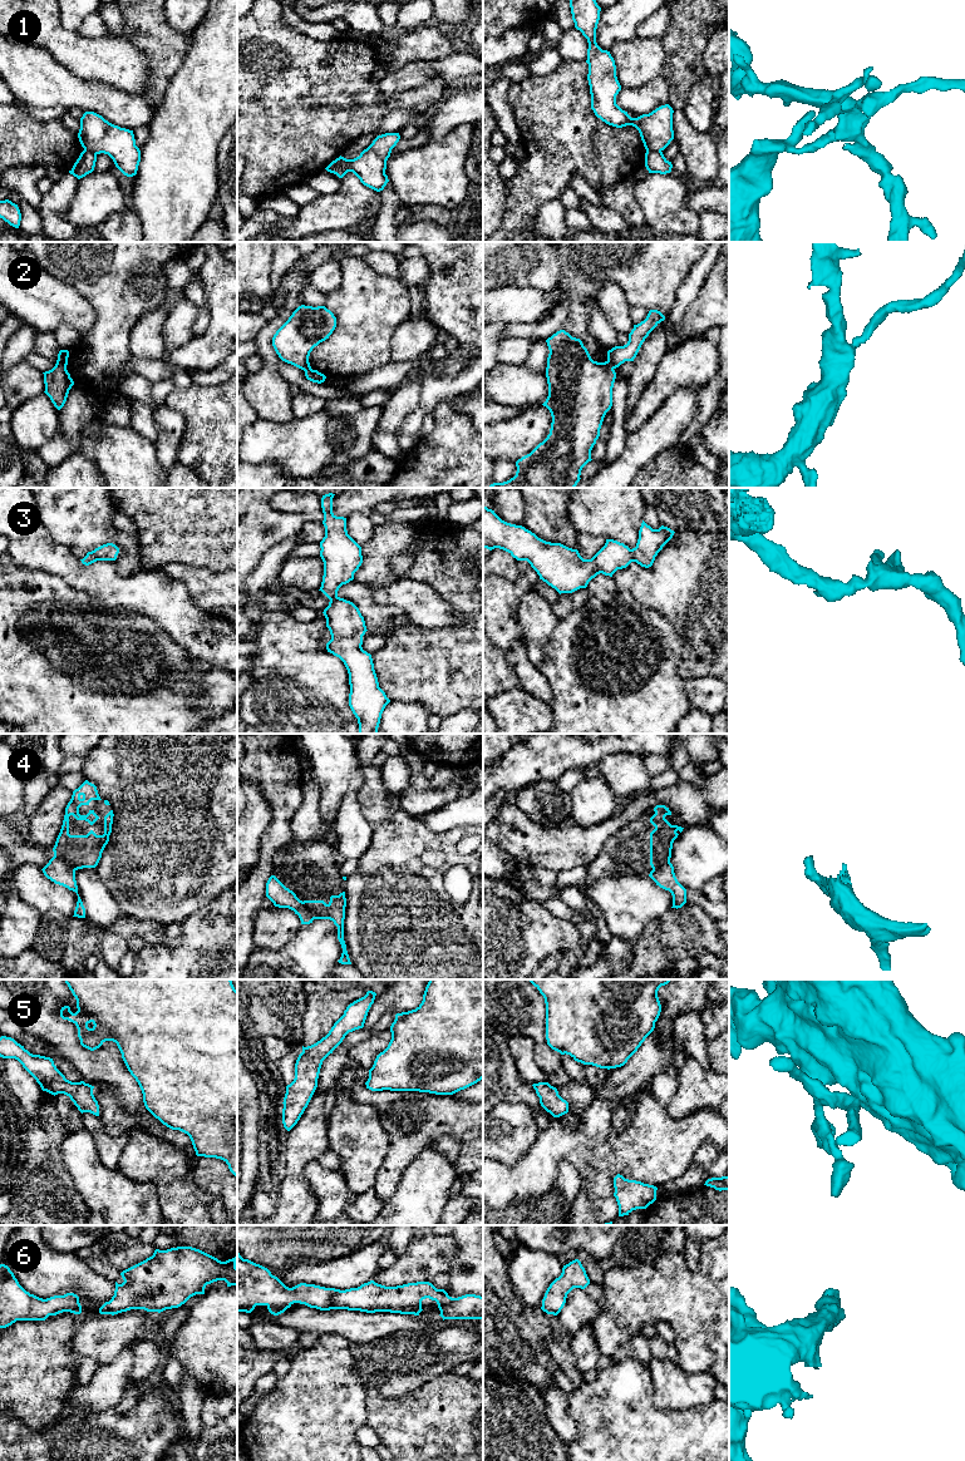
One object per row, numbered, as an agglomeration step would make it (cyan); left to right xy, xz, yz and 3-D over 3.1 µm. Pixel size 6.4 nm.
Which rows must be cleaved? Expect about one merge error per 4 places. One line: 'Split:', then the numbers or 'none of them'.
Split: 1, 2, 4

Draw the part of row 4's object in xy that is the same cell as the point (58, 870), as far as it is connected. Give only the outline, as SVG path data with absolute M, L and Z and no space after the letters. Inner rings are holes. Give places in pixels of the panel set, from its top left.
M54 854L54 857L49 860L49 863L41 870L43 870L44 875L48 879L50 879L51 882L54 882L55 884L63 885L63 887L68 888L69 890L73 890L77 893L78 902L77 902L77 907L75 907L73 917L85 918L85 908L84 908L83 902L78 894L75 870L68 864L68 862L65 859L63 859L60 855Z

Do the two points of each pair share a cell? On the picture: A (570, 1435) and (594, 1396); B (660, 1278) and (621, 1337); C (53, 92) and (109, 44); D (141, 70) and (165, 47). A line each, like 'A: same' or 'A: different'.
A: different
B: different
C: different
D: different

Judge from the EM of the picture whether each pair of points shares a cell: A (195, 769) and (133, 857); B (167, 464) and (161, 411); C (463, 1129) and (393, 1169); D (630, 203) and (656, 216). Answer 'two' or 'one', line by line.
A: one
B: one
C: one
D: two

